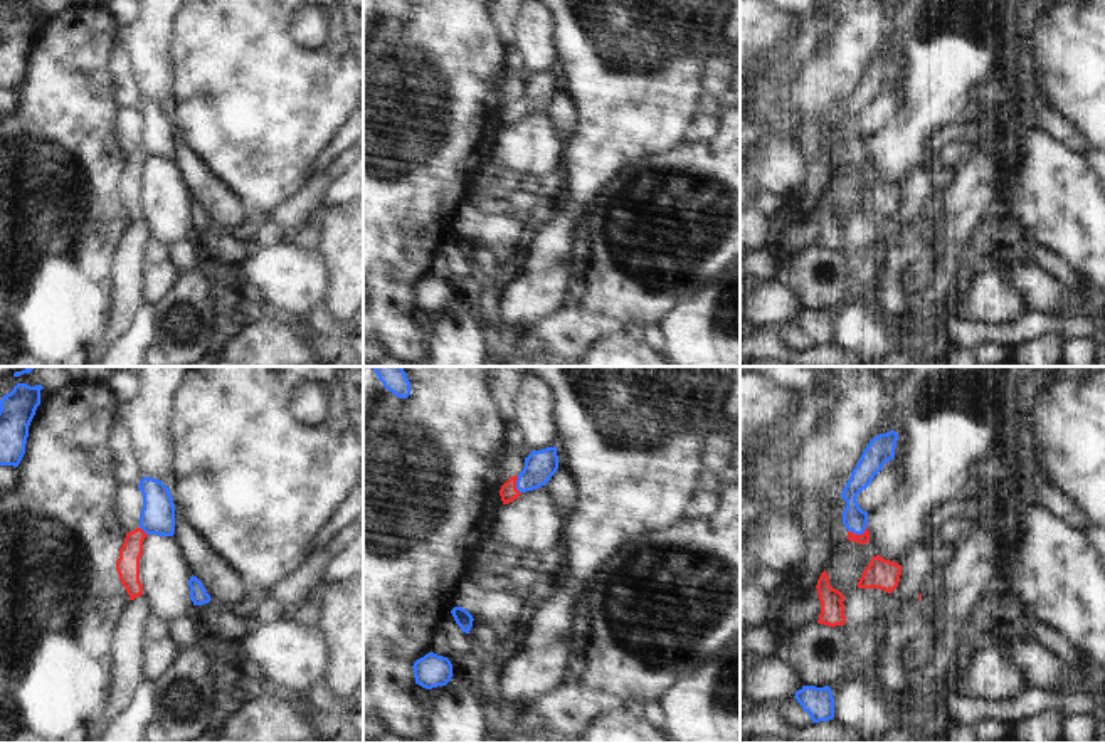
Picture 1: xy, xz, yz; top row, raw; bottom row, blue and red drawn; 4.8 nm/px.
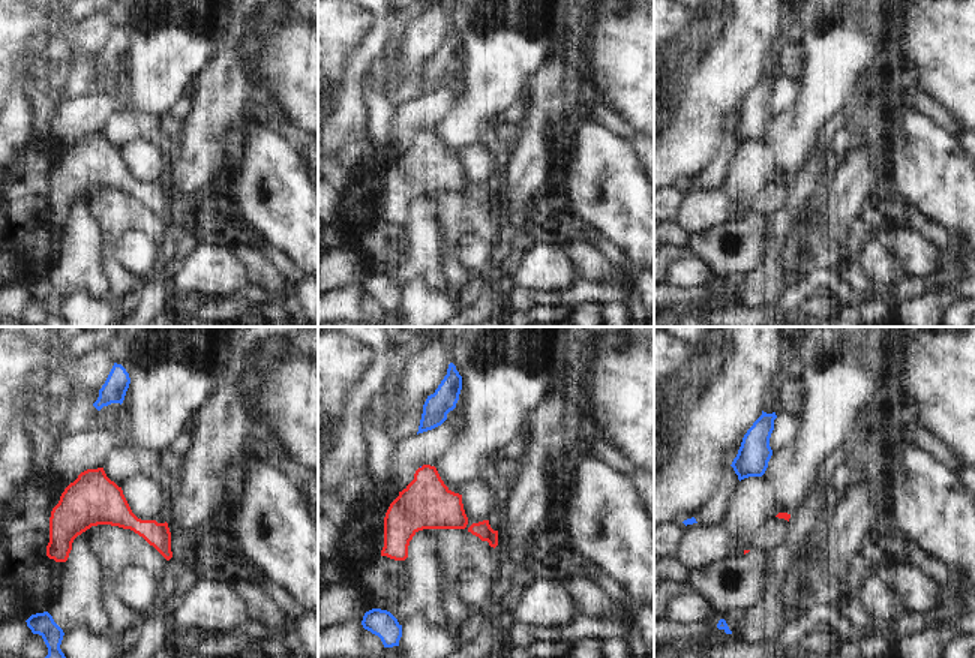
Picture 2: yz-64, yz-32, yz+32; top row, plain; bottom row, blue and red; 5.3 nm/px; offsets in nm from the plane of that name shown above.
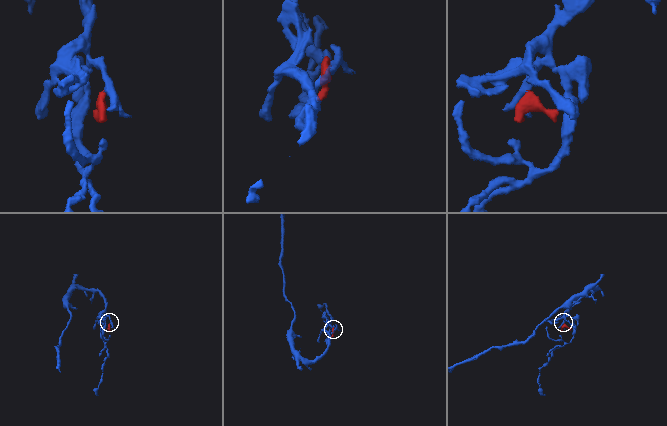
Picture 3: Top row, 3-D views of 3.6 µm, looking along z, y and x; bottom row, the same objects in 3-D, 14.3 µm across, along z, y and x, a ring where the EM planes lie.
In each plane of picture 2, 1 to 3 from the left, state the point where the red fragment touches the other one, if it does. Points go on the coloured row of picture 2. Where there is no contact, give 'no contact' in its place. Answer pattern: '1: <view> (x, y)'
1: no contact
2: no contact
3: no contact

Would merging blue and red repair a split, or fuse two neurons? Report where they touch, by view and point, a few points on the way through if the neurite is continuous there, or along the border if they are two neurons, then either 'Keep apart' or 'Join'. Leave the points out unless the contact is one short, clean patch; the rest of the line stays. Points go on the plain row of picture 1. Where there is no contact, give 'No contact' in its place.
Touches blue at yz (858, 157). Path across: yz (855, 143), (858, 157), (863, 162). Join.

